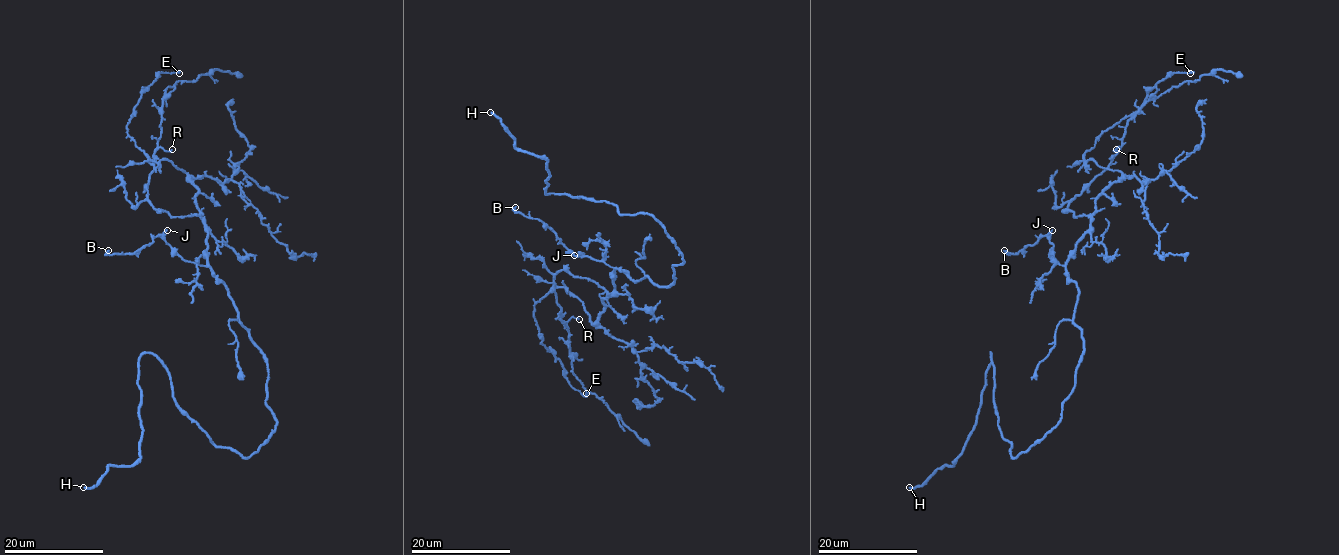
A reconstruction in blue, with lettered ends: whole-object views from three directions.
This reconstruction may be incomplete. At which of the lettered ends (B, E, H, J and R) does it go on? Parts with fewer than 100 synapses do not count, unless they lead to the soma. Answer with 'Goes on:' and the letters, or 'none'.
Goes on: H

